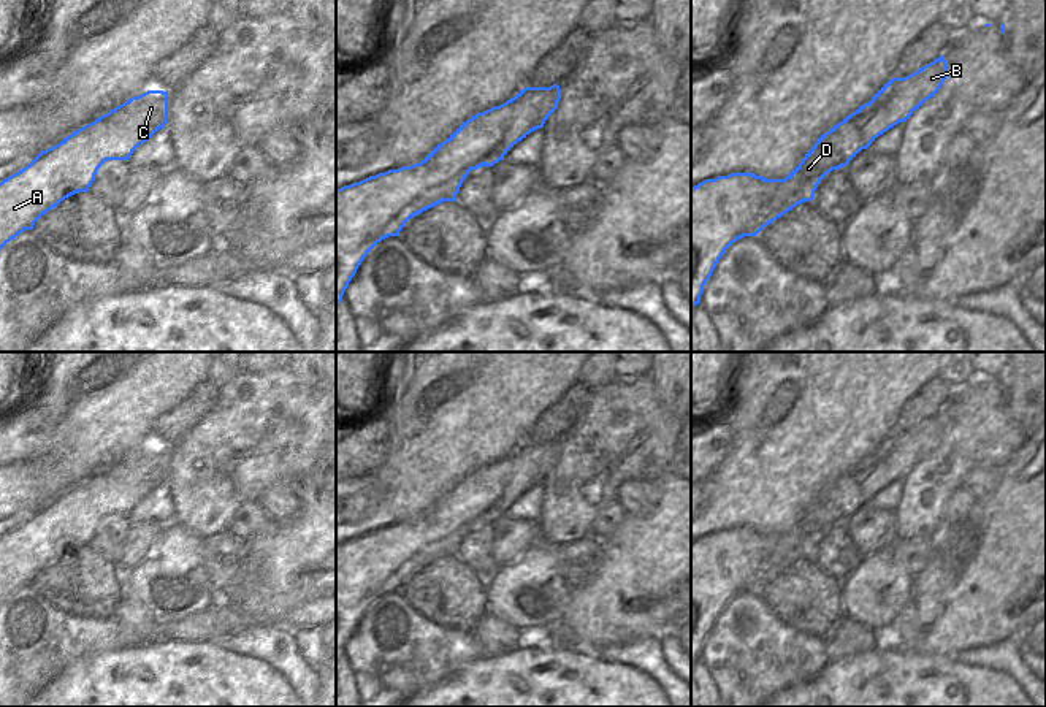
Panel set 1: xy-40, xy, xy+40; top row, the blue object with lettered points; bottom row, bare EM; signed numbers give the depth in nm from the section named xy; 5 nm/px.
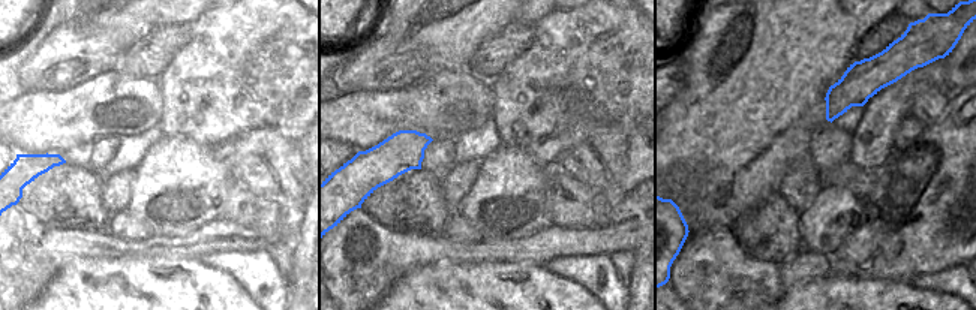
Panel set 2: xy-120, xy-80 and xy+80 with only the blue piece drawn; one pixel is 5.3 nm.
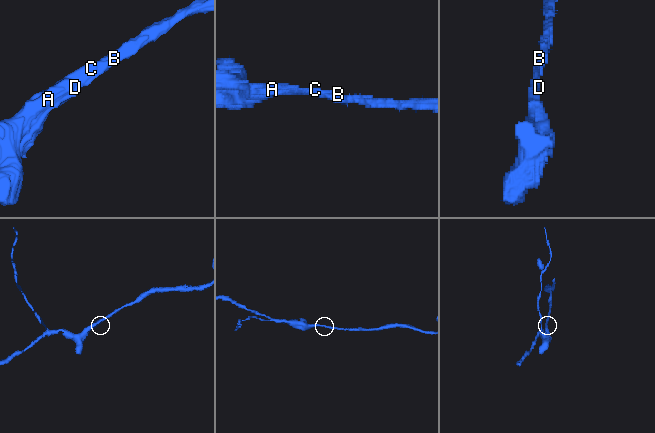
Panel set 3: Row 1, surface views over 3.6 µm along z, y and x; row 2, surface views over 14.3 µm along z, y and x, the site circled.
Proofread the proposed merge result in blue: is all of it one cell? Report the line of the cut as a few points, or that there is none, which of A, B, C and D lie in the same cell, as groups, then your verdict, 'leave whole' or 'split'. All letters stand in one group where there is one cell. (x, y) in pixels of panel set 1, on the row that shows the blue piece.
no cut | A B C D | leave whole

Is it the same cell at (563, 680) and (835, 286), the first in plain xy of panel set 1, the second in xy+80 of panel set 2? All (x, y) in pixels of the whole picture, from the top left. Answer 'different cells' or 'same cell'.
same cell

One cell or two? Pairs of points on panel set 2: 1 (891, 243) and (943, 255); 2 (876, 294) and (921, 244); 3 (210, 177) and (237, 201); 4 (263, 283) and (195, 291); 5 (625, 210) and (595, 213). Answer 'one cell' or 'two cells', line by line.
1: one cell
2: two cells
3: two cells
4: two cells
5: two cells

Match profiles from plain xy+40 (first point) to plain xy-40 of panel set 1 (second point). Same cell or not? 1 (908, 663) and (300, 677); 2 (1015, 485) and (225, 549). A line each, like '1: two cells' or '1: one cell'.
1: two cells
2: two cells

